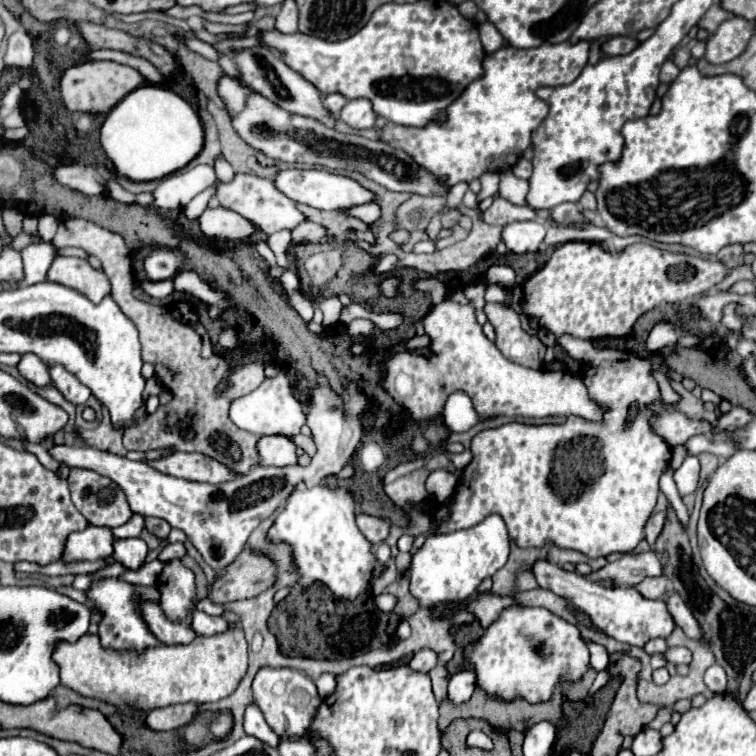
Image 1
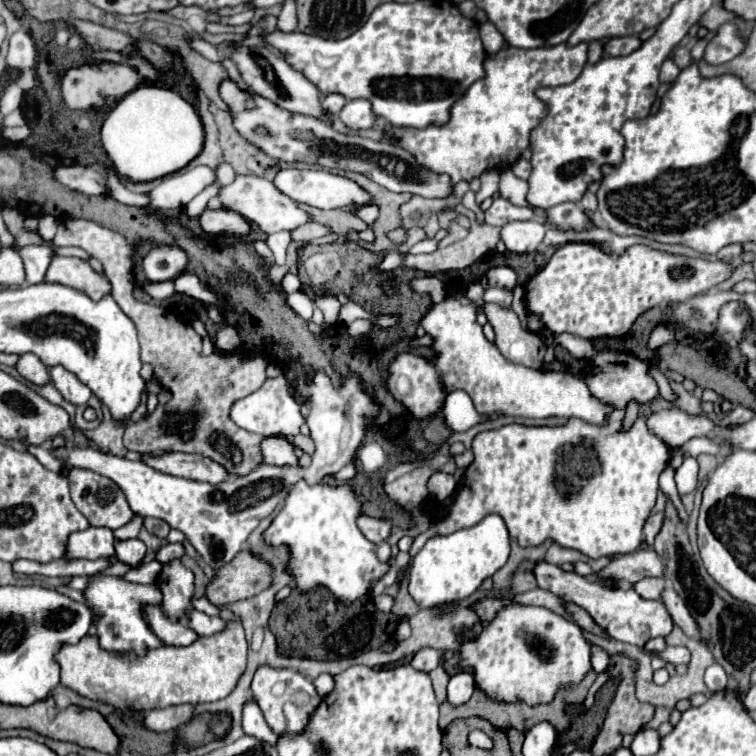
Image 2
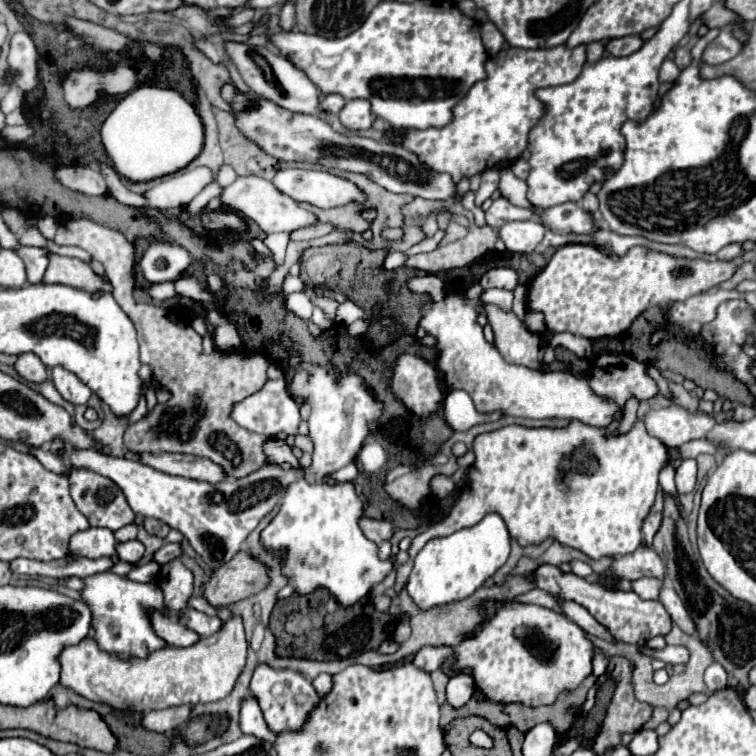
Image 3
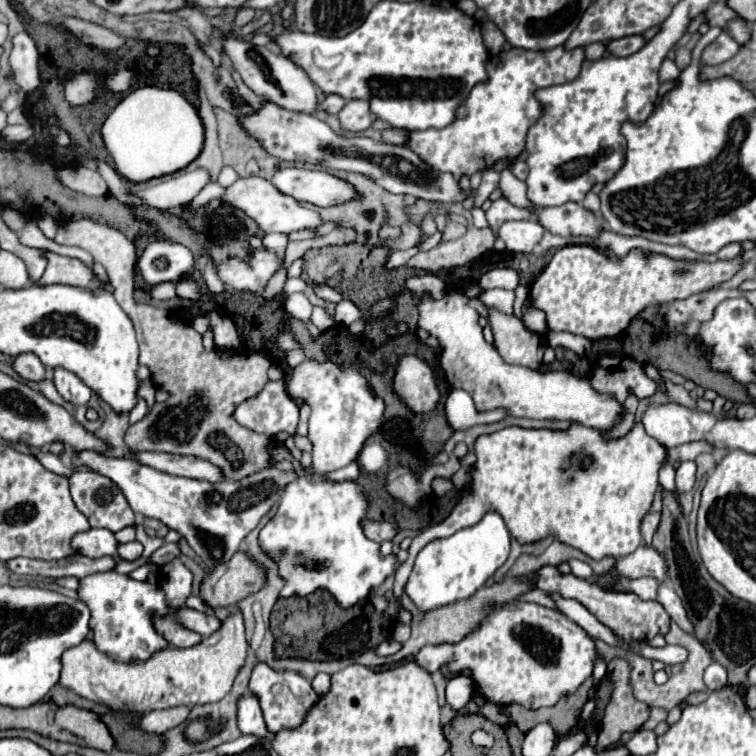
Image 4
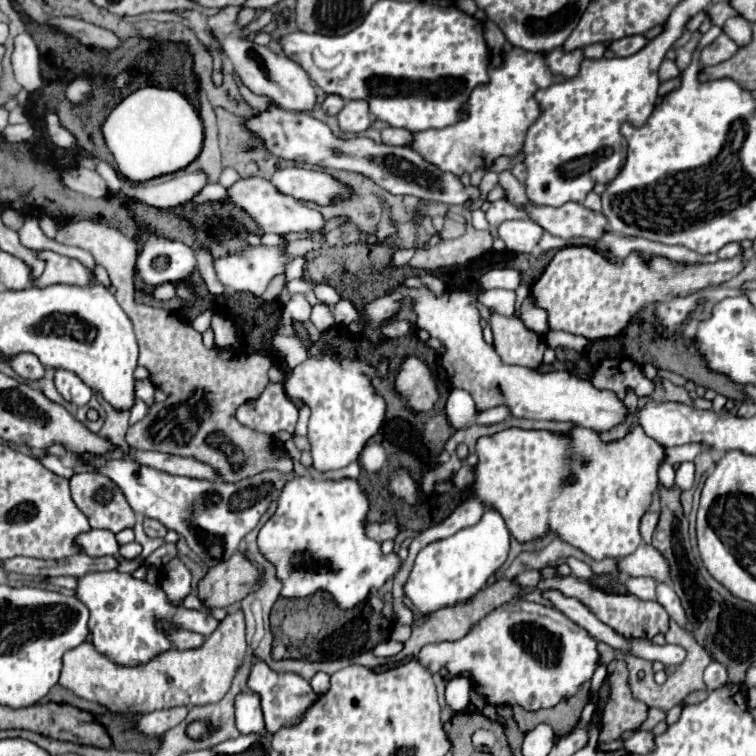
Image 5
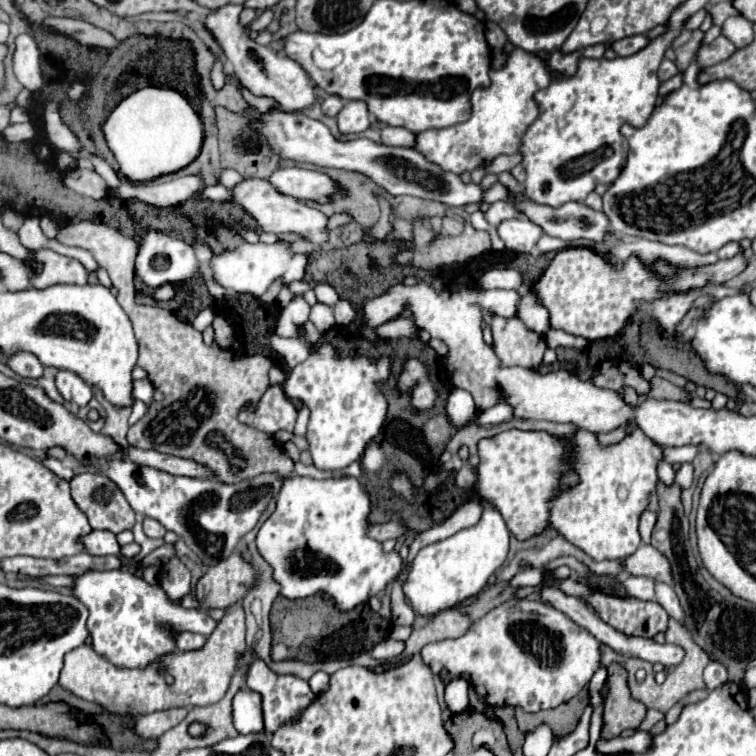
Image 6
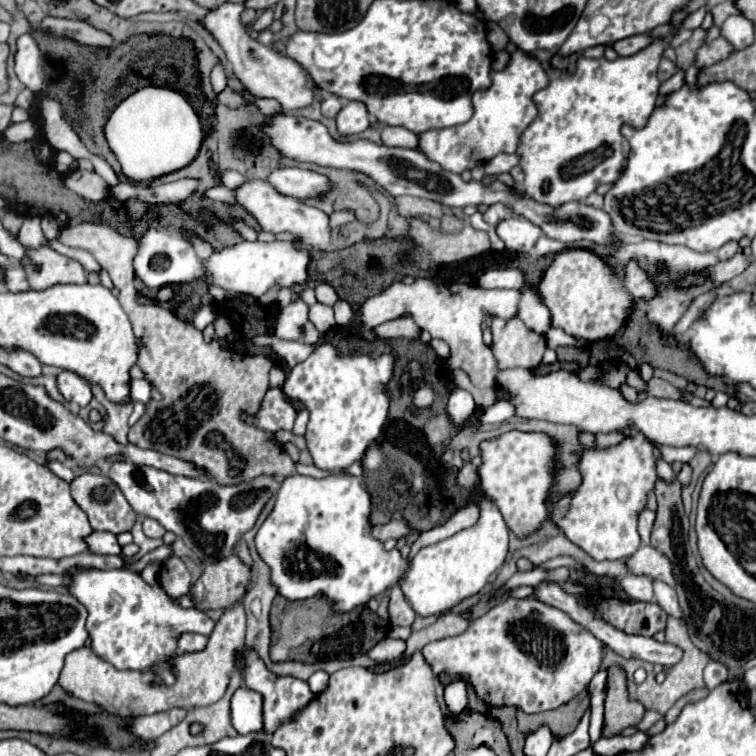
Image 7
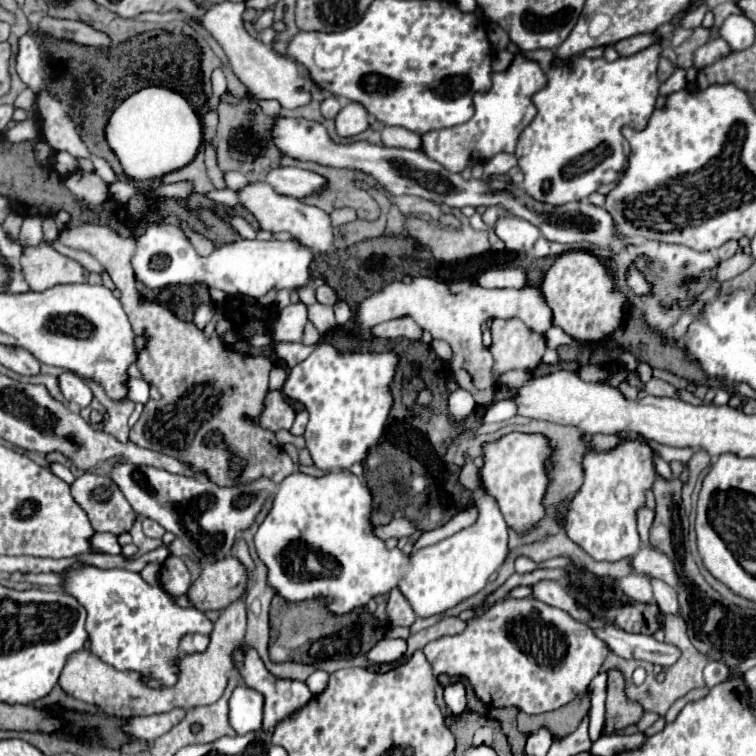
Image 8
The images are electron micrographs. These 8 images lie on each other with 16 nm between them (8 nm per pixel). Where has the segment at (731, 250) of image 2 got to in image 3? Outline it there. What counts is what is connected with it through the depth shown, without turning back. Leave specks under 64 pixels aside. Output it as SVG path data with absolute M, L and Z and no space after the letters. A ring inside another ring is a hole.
M728 244L724 246L718 254L716 254L720 260L736 260L742 256L742 246L740 244Z

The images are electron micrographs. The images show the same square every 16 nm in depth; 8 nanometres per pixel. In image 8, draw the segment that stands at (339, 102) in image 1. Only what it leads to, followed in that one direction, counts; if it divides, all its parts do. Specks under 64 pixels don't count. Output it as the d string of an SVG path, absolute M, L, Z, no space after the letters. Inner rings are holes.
M328 96L328 98L322 102L320 112L322 112L324 118L334 118L334 116L340 112L340 108L342 108L340 100L338 100L336 96Z

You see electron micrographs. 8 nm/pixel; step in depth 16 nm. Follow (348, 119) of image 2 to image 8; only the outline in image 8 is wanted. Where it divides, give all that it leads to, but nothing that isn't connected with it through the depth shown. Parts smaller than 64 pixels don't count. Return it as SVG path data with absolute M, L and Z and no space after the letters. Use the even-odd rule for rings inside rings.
M350 102L348 106L344 106L338 112L338 116L334 118L334 122L336 122L336 132L340 138L356 136L370 126L366 108L362 104L356 104L356 102Z

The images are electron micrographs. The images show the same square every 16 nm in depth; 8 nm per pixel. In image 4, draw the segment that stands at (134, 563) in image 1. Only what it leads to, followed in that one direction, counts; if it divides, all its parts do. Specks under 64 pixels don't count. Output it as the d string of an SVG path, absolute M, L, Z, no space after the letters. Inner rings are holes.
M128 542L128 544L120 544L118 546L118 554L120 554L120 558L124 558L124 560L136 560L136 558L140 558L140 554L142 554L142 544L140 542Z

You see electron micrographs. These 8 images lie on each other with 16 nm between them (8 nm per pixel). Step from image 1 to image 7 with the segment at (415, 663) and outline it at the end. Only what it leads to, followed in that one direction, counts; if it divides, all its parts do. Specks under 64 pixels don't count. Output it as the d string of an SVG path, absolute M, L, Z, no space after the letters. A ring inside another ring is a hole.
M508 598L492 606L482 618L470 620L466 632L460 636L430 642L422 652L434 674L446 672L450 676L466 678L476 690L478 698L486 702L486 706L514 706L528 714L538 714L544 710L554 710L586 690L594 674L602 668L602 658L606 654L604 648L606 646L602 640L598 640L582 624L576 624L566 612L552 608L536 598Z

